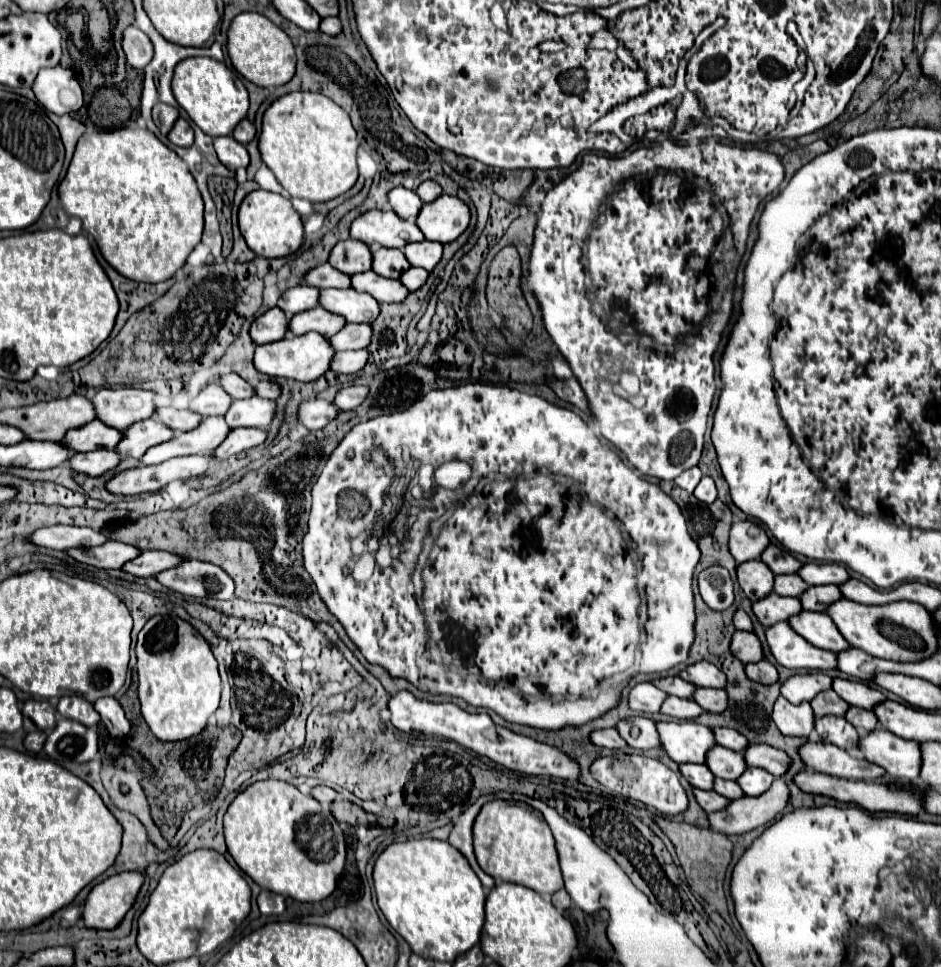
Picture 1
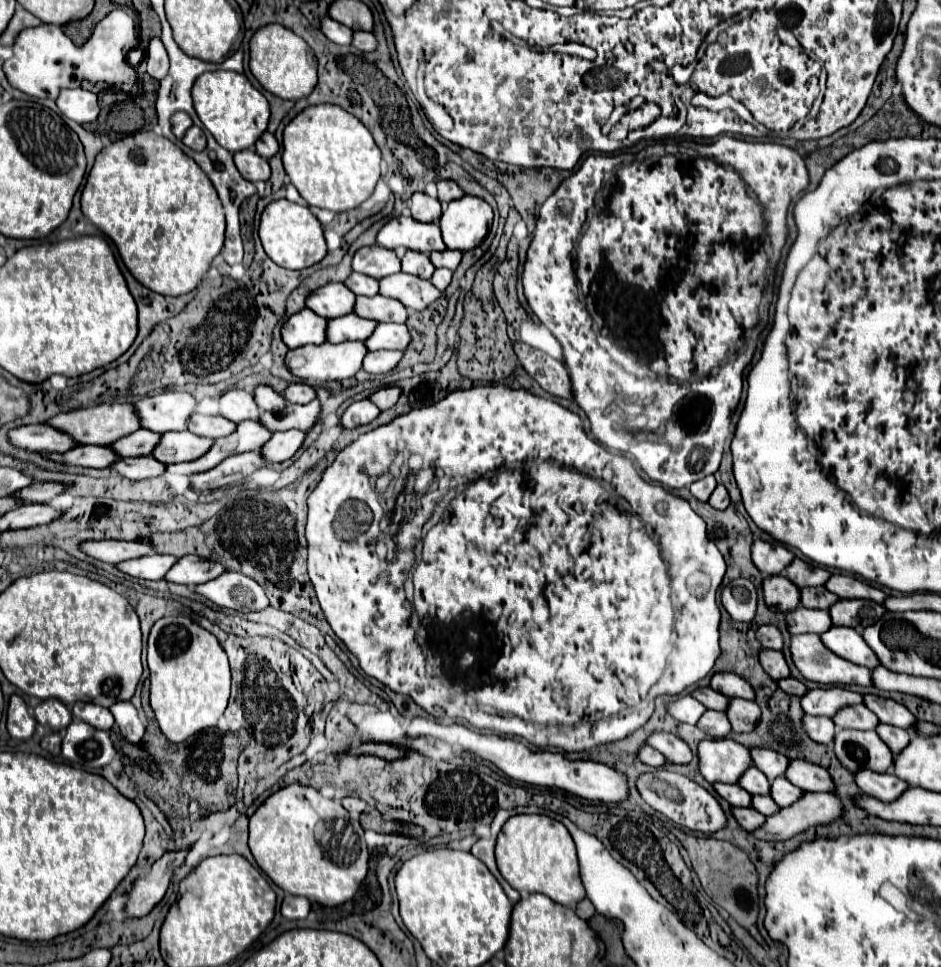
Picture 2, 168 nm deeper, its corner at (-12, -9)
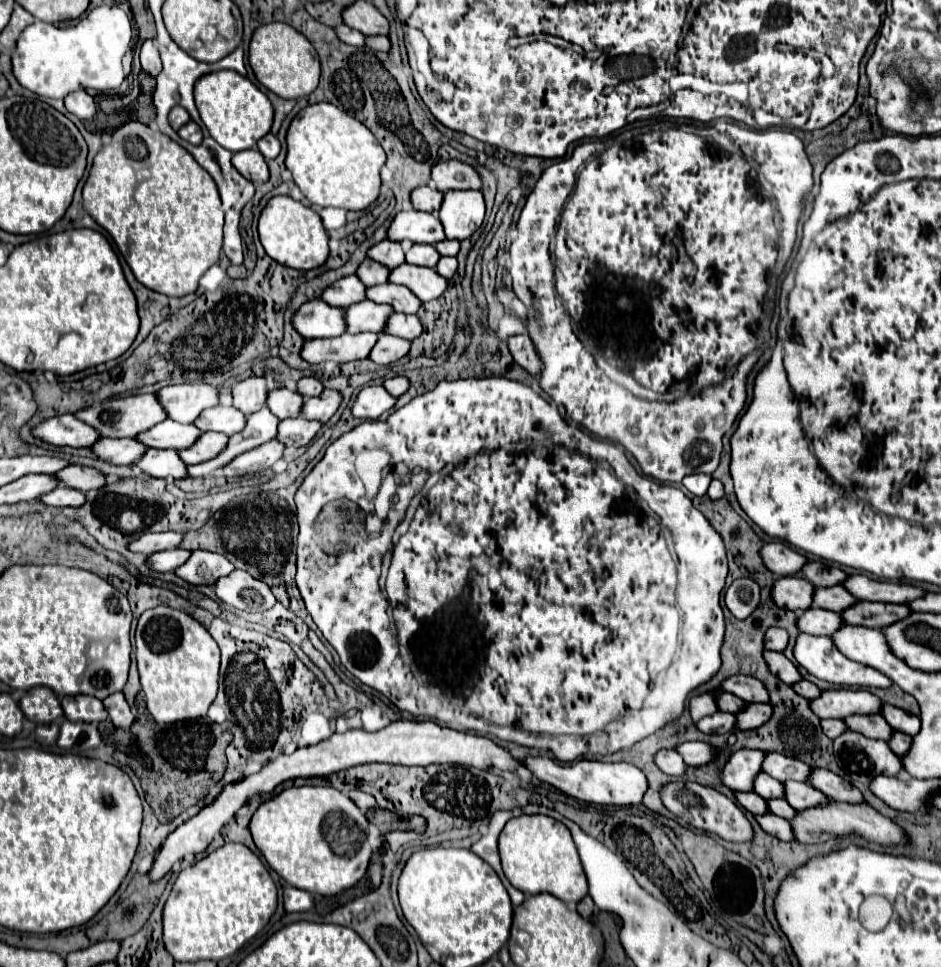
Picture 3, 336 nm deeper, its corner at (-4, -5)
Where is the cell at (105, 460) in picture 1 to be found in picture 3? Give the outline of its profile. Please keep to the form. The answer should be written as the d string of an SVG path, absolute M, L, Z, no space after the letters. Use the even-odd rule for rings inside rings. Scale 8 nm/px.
M148 449L146 455L138 461L138 467L152 477L162 477L162 479L188 477L186 463L172 449Z

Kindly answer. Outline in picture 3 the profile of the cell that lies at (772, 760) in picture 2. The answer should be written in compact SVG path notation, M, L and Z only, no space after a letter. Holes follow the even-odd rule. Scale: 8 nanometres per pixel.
M766 753L766 759L764 759L764 771L768 775L772 775L774 779L778 781L802 781L806 783L810 773L812 773L812 767L798 761L798 759L792 759L792 757L786 757L782 753Z

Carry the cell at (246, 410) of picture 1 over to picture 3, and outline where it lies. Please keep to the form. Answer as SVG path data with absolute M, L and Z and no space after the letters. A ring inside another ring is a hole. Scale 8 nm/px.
M324 389L322 395L310 397L310 399L304 401L302 417L306 417L306 419L318 419L318 421L326 423L338 411L340 403L342 403L342 393L340 391Z

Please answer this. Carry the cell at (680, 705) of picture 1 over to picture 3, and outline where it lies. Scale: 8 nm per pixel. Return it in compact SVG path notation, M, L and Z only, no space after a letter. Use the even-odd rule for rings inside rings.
M718 711L698 721L698 729L704 733L732 733L734 727L736 727L736 717L724 711Z

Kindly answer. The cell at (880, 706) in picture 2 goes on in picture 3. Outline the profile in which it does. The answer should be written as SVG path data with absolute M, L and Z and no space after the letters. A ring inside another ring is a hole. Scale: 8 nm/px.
M884 705L882 707L882 717L886 717L886 721L900 733L906 735L916 735L920 731L920 717L910 715L898 707L892 705Z

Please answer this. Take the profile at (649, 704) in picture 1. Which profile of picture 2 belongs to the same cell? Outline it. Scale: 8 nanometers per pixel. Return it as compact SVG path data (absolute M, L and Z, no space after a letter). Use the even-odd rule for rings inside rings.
M686 695L686 697L672 697L672 701L666 703L666 711L676 721L694 725L700 719L700 715L706 711L706 707L702 703L698 703L694 697Z

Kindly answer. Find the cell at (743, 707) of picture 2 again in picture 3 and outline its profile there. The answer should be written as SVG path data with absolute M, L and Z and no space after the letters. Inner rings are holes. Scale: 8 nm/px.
M748 703L744 711L736 713L736 717L738 717L738 729L740 731L756 729L772 717L772 709L768 703Z

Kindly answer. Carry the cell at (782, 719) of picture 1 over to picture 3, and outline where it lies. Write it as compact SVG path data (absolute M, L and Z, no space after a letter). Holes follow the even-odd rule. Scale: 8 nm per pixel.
M824 719L824 721L822 721L822 729L824 729L824 733L826 733L830 739L834 739L834 737L842 735L842 733L848 729L848 725L846 725L842 719Z

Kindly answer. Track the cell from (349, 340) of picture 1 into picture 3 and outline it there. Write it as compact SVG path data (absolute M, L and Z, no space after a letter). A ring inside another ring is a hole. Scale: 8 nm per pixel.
M394 313L388 319L386 333L394 333L404 339L414 339L422 335L422 323L418 321L418 315L404 315L404 313Z

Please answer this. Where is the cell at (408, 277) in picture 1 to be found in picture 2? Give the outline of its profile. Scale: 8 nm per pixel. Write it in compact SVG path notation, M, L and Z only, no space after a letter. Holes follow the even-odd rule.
M436 269L434 275L432 275L432 279L430 279L430 283L436 285L436 289L444 291L448 287L450 279L452 279L452 271L450 269Z

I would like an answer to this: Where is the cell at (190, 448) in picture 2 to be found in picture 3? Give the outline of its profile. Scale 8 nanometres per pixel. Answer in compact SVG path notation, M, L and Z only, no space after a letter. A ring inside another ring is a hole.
M208 431L190 449L178 451L178 455L188 465L196 465L196 463L202 463L202 461L210 461L210 459L218 457L218 453L222 453L222 449L226 447L226 441L228 439L230 439L228 435Z

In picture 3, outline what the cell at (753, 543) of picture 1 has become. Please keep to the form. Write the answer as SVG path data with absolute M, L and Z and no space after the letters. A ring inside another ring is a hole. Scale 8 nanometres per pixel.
M766 543L760 553L764 559L764 565L774 575L778 575L778 579L786 575L796 575L798 571L802 571L802 565L806 565L808 561L804 555L796 553L784 543Z

